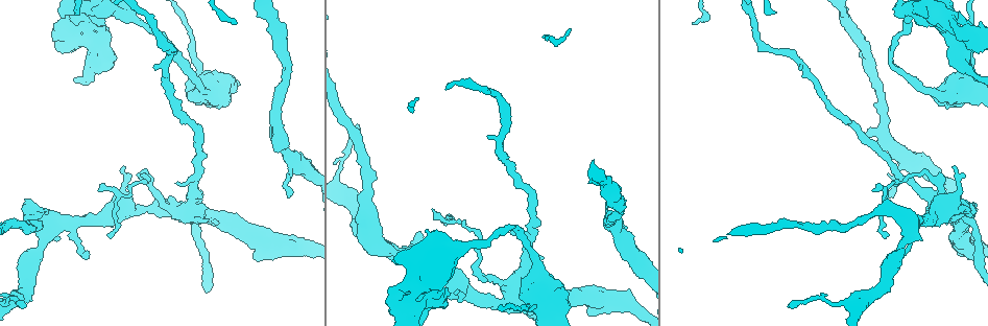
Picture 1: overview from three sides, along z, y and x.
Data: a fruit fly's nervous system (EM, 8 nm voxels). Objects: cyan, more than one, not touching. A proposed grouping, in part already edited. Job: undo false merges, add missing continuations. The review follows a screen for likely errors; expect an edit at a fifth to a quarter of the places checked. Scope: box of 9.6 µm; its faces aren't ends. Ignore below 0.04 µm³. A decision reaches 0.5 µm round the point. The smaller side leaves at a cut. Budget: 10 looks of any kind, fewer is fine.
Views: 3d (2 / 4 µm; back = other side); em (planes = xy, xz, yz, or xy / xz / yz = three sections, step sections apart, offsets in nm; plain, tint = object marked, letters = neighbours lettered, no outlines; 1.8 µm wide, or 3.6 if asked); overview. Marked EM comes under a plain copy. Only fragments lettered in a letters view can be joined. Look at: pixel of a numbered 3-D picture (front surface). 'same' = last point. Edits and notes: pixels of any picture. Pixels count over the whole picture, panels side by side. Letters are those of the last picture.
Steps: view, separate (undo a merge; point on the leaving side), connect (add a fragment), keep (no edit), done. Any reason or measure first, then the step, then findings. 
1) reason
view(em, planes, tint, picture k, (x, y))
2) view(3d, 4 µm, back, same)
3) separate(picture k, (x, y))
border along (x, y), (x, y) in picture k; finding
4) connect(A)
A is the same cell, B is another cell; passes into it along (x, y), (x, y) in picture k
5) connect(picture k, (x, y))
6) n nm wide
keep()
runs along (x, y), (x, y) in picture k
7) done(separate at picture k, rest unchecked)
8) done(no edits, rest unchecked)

sharp bend
view(3d, 2 µm, picture 1, (506, 302))

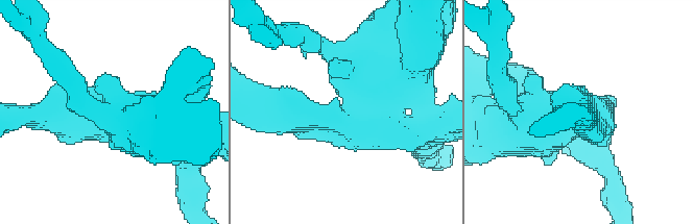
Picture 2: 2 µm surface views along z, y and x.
shape alone is not enough
view(em, xz, step 4, tint, picture 2, (340, 117))

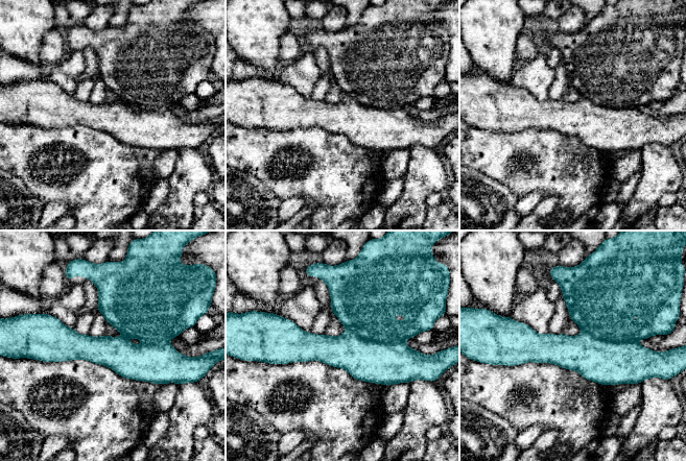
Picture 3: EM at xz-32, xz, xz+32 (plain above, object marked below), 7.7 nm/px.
view(em, planes, letters, same)

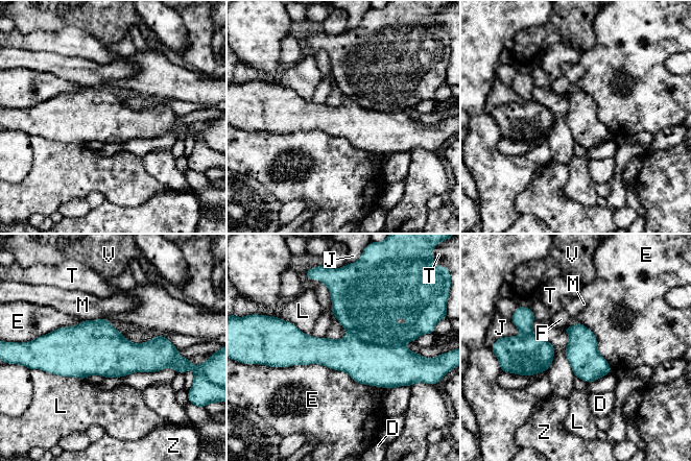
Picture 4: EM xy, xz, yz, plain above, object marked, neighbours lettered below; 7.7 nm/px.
separate(picture 4, (368, 314))
D, E, F, J, L, M, T, V and Z are other cells; border along (348, 333), (375, 344), (404, 345) in picture 4; a second neuron is stuck on

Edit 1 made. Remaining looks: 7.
redraw
view(overview)

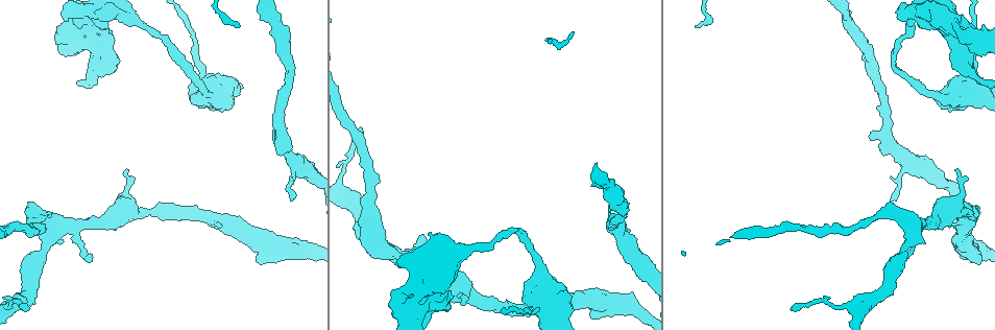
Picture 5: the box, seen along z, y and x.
three-way junction
view(em, planes, letters, picture 5, (124, 14))

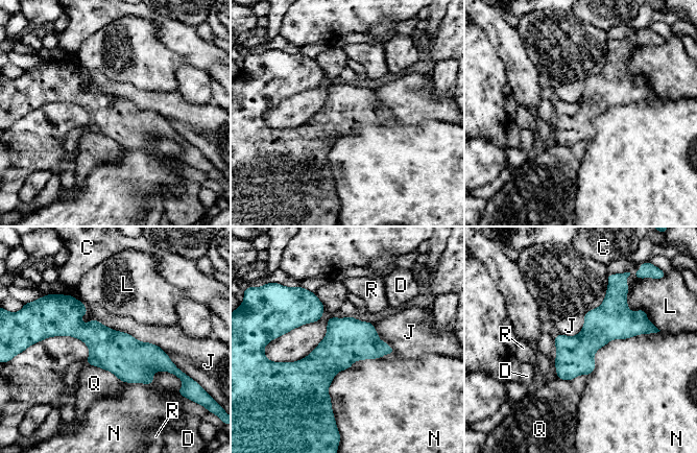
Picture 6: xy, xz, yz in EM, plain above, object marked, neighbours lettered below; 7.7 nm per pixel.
280 nm wide
keep()
C, D, J, L, N, Q and R are other cells; all the same neuron

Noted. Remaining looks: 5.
closes a loop
view(3d, 2 µm, picture 5, (973, 31))

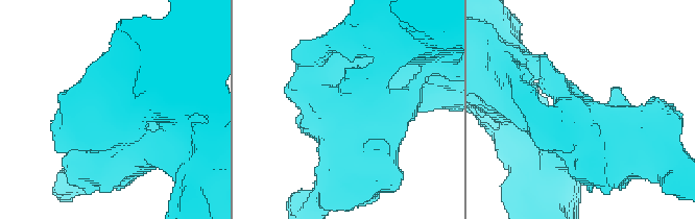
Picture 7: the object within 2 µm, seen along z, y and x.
view(em, xy, step 4, tint, picture 7, (335, 105))

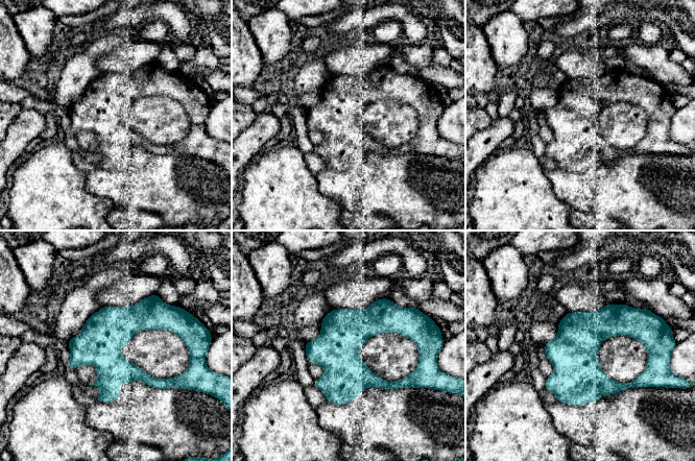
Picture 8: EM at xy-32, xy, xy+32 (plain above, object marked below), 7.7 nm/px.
view(em, planes, letters, same)

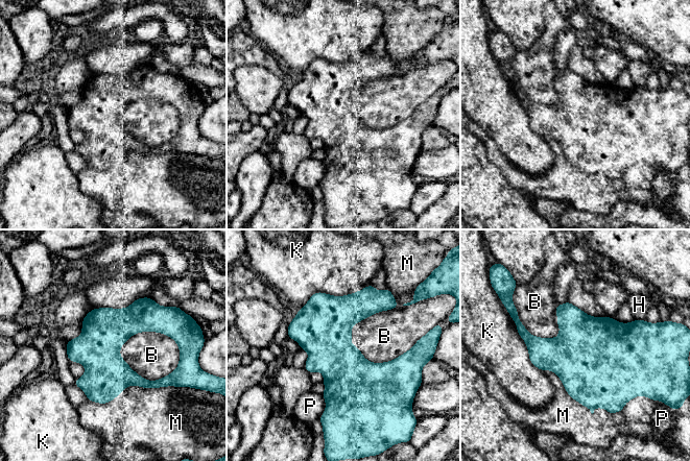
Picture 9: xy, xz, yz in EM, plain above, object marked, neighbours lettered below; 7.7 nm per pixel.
keep()
B, H, K, M and P are other cells; border along (124, 342), (162, 332), (177, 367) in picture 9; continuous, no second neuron

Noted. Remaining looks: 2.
done(separate at picture 4, rest unchecked)

